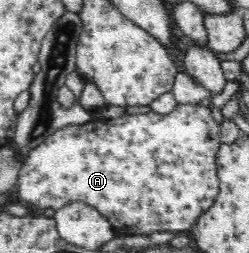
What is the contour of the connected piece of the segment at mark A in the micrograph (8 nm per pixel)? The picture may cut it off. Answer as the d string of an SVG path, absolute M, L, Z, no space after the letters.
M177 105L175 110L169 114L157 114L151 110L145 115L125 115L118 119L93 119L84 125L69 125L57 131L53 131L53 135L49 135L46 141L39 143L36 149L33 149L23 161L21 169L18 173L18 197L20 201L33 205L35 209L40 212L45 209L59 210L61 206L71 201L83 201L87 205L98 209L99 213L103 215L113 225L118 234L126 235L141 235L151 232L180 232L189 229L197 217L205 211L205 208L210 206L212 199L216 195L216 157L217 145L221 143L219 135L220 125L215 122L209 107L204 105Z

